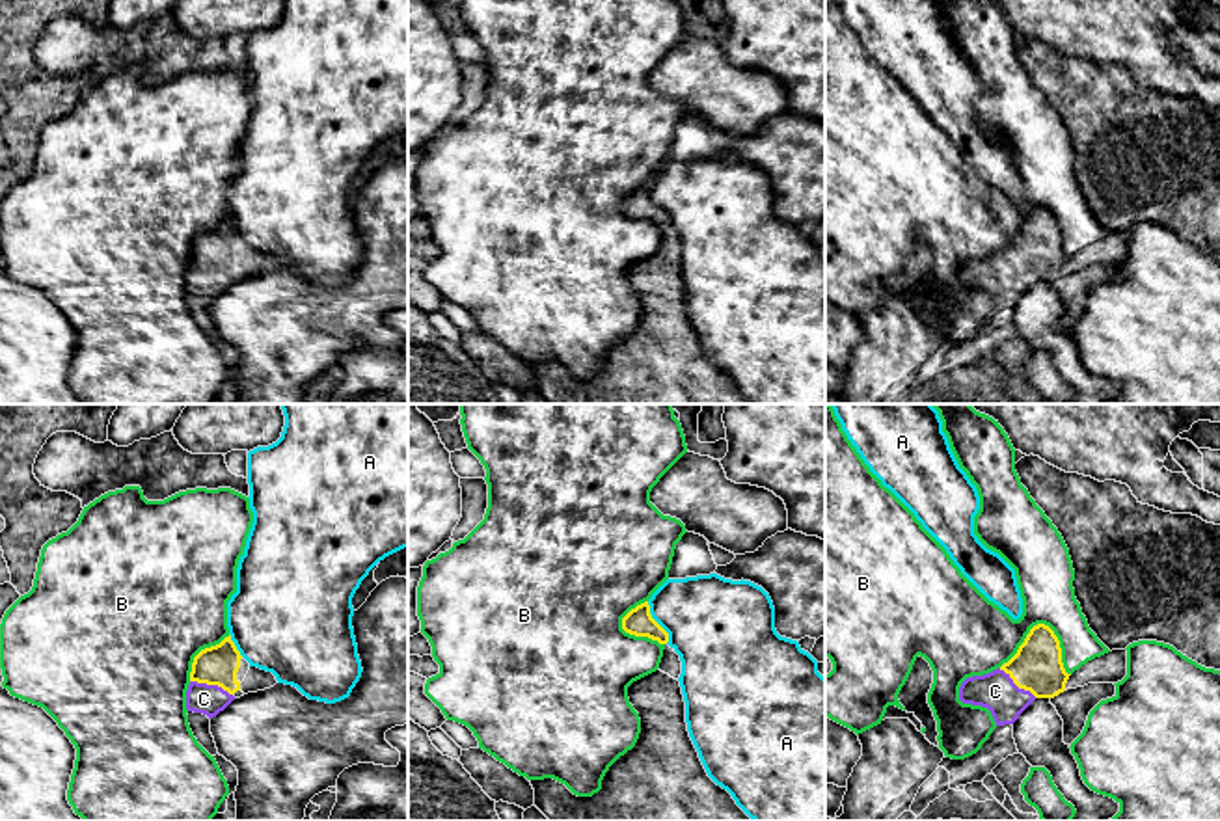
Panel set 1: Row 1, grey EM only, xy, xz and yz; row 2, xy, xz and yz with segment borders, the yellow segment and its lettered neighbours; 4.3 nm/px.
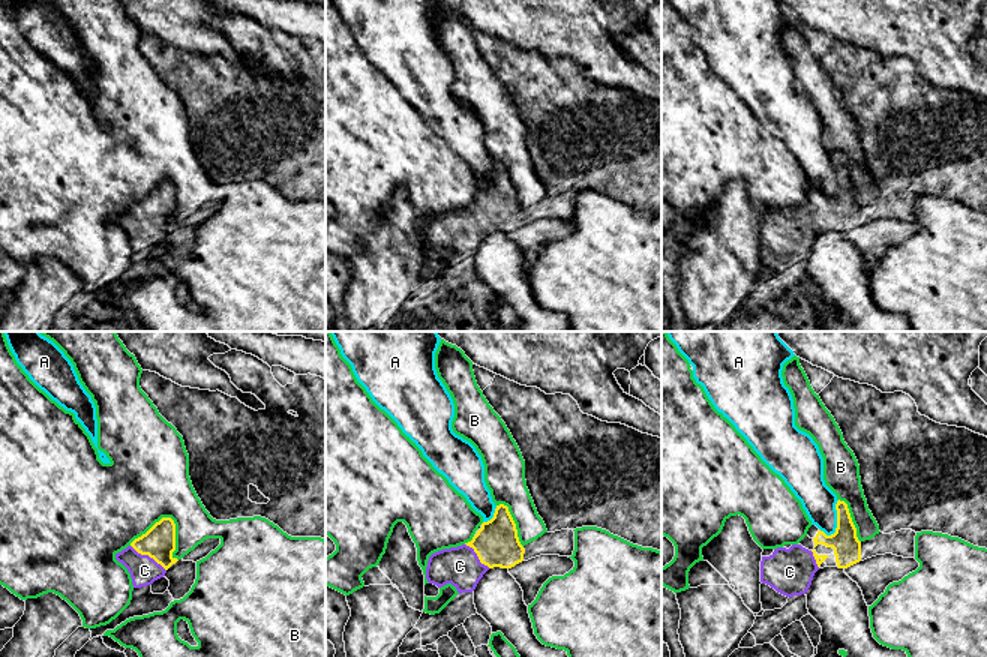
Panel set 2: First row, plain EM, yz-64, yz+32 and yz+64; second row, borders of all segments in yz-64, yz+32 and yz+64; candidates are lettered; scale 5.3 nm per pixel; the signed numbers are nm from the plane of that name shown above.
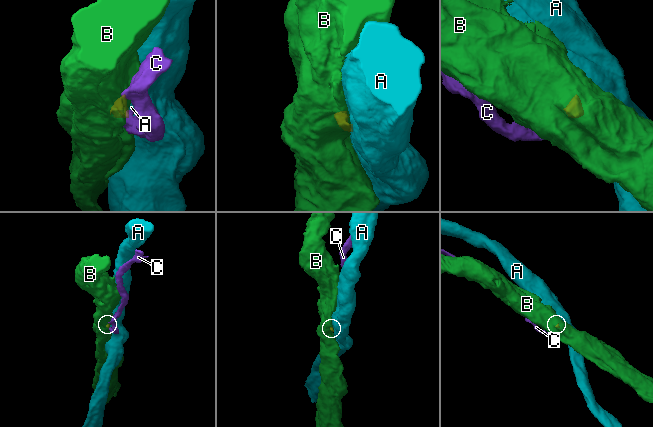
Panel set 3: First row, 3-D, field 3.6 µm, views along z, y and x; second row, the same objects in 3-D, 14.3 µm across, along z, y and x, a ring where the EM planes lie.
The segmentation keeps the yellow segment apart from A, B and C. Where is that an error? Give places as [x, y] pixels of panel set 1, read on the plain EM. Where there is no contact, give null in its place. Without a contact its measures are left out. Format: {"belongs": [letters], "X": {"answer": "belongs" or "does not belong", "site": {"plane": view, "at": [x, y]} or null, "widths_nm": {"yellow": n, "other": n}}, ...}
{"belongs": ["C"], "A": {"answer": "does not belong", "site": {"plane": "xz", "at": [656, 205]}, "widths_nm": {"yellow": 120, "other": 400}}, "B": {"answer": "does not belong", "site": {"plane": "yz", "at": [1043, 207]}, "widths_nm": {"yellow": 220, "other": 260}}, "C": {"answer": "belongs", "site": {"plane": "xy", "at": [211, 267]}, "widths_nm": {"yellow": 170, "other": 130}}}

